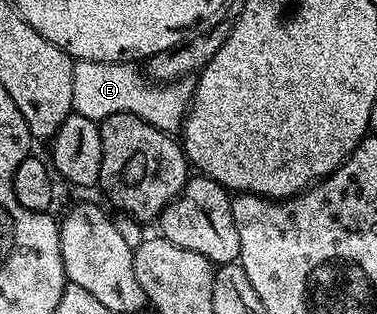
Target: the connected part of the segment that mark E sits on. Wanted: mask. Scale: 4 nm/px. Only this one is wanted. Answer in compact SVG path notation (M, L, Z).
M77 60L73 63L73 112L96 122L109 118L109 114L133 114L157 130L175 134L183 127L187 109L191 106L191 95L195 93L190 79L172 80L170 84L157 84L139 72L134 63L89 62Z

